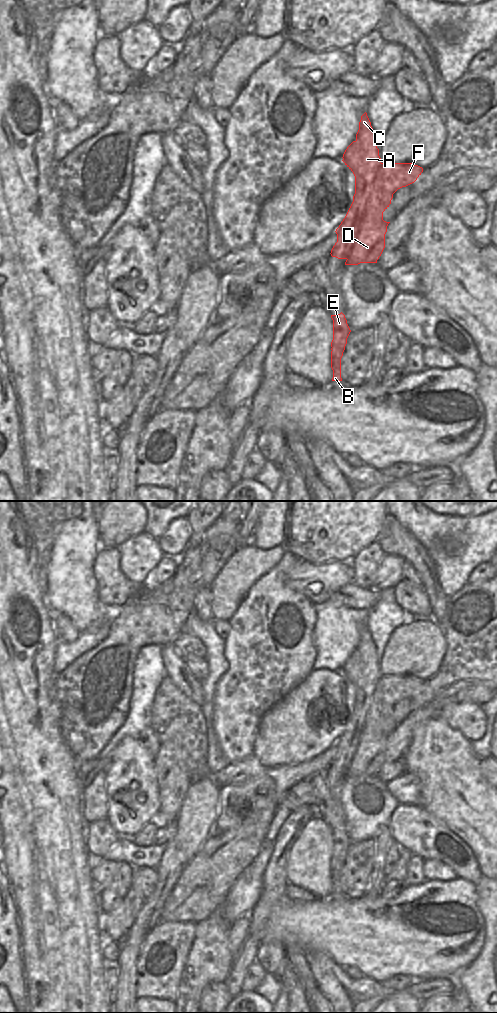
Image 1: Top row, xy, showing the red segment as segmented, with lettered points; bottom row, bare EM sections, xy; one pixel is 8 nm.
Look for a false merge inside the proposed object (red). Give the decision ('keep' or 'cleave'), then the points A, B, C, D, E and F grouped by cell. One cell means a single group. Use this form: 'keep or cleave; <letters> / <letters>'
cleave; A B C E / D F

